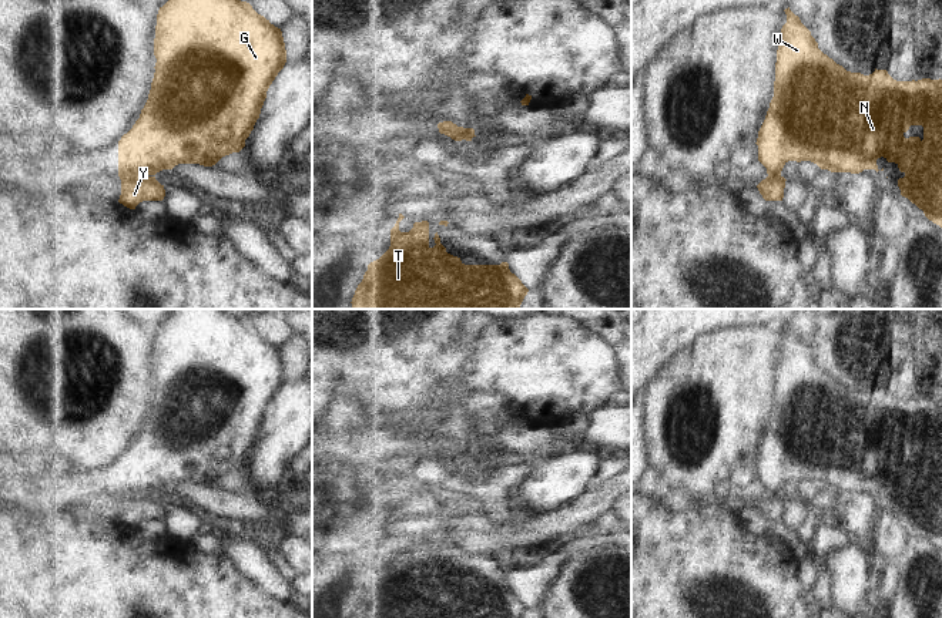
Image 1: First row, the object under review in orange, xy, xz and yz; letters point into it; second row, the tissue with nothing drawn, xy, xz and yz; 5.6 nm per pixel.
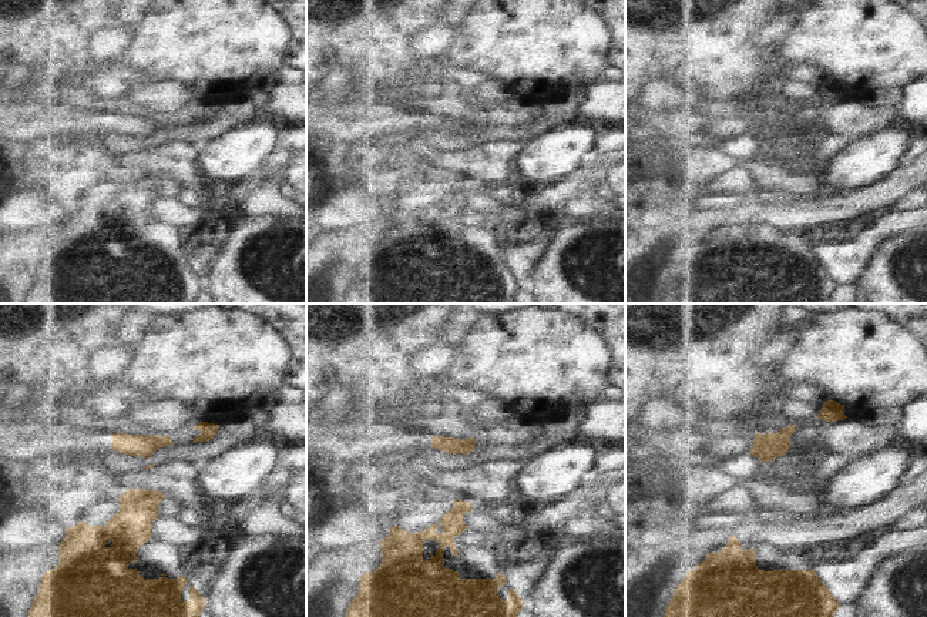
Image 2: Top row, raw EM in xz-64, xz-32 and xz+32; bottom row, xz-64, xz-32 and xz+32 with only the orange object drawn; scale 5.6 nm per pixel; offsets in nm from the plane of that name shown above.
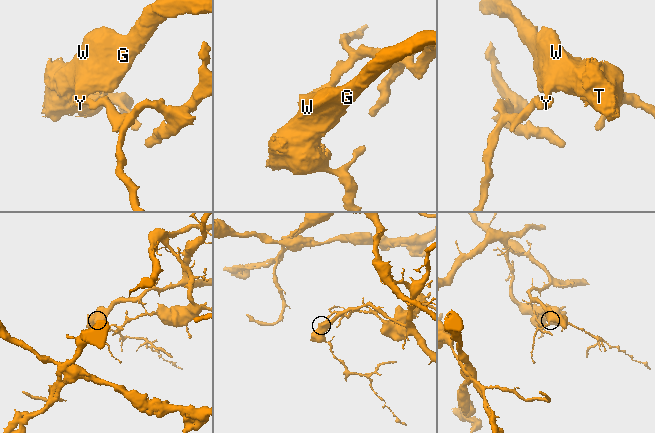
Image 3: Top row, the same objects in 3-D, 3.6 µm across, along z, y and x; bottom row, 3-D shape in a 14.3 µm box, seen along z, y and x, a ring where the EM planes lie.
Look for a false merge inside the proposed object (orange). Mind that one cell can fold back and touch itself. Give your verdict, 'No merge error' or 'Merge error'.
Merge error.

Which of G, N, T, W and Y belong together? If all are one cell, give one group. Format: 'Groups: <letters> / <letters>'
Groups: G N T W / Y.

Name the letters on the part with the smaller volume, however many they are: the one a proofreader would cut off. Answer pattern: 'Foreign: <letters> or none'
Foreign: G, N, T, W.

